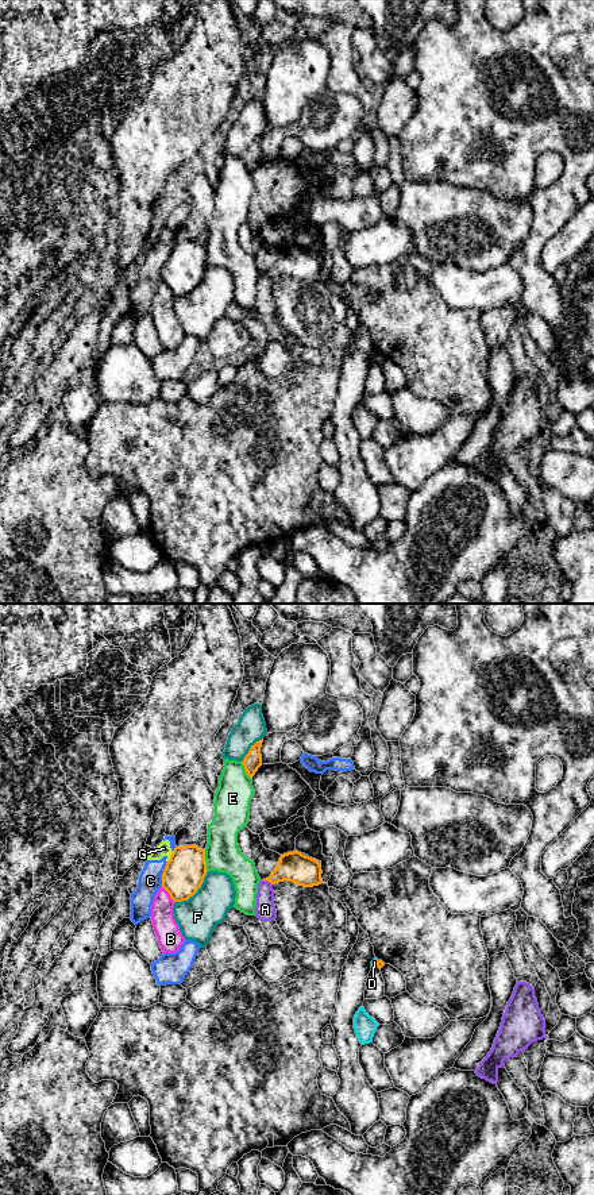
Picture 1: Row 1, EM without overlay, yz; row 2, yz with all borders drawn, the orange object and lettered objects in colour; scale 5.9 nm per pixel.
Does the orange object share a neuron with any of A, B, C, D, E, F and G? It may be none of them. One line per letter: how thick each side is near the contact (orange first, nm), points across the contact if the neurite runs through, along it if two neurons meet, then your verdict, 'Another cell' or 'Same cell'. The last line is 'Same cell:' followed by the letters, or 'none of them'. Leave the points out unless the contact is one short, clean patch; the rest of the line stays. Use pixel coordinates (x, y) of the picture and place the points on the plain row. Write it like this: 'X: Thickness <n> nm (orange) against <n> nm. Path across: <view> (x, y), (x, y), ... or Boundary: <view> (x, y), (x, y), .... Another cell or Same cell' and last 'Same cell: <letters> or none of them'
A: Thickness 180 nm (orange) against 120 nm. Another cell
B: Thickness 240 nm (orange) against 140 nm. Another cell
C: Thickness 240 nm (orange) against 140 nm. Another cell
D: Thickness 50 nm (orange) against 30 nm. Boundary: yz (377, 354), (375, 361). Another cell
E: Thickness 240 nm (orange) against 200 nm. Another cell
F: Thickness 240 nm (orange) against 240 nm. Another cell
G: Thickness 240 nm (orange) against 80 nm. Boundary: yz (173, 246), (168, 257). Another cell
Same cell: none of them

